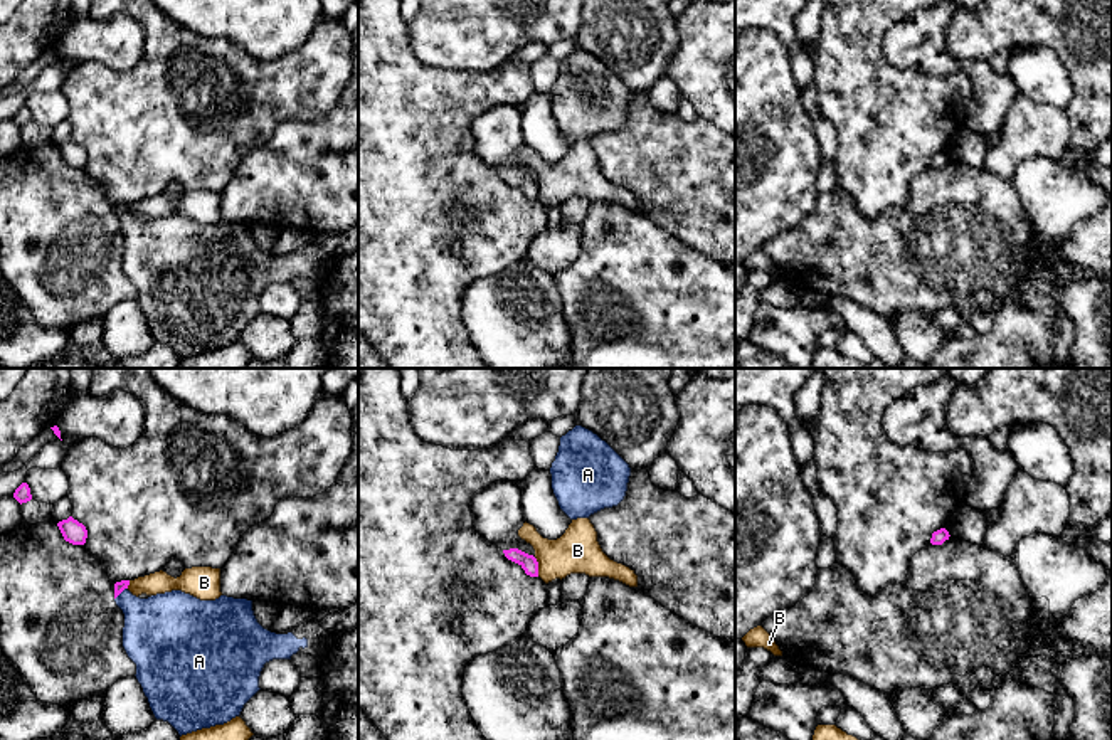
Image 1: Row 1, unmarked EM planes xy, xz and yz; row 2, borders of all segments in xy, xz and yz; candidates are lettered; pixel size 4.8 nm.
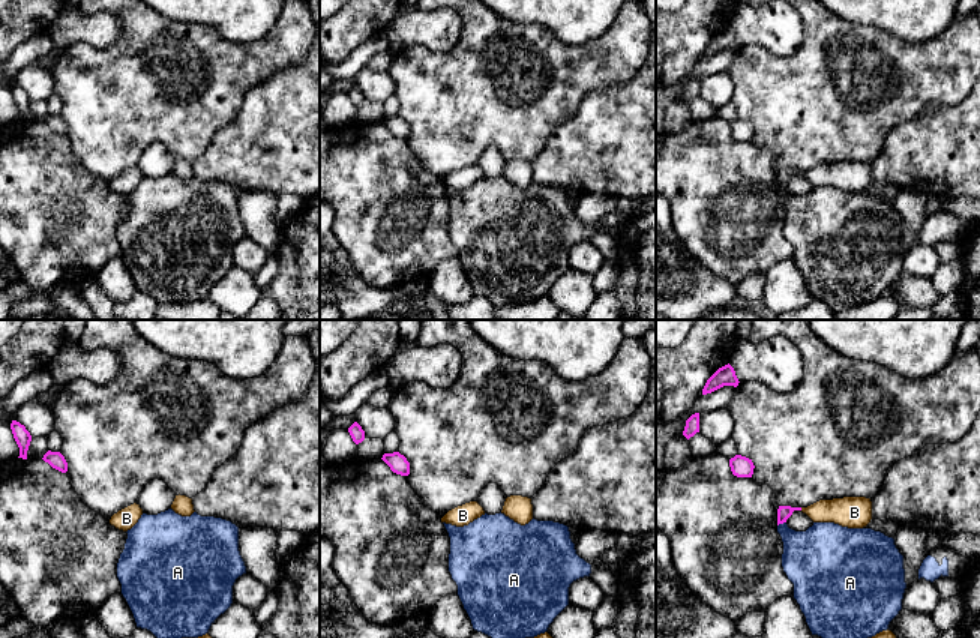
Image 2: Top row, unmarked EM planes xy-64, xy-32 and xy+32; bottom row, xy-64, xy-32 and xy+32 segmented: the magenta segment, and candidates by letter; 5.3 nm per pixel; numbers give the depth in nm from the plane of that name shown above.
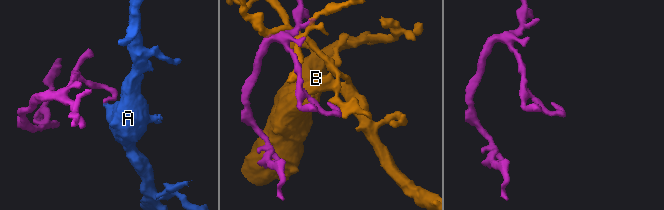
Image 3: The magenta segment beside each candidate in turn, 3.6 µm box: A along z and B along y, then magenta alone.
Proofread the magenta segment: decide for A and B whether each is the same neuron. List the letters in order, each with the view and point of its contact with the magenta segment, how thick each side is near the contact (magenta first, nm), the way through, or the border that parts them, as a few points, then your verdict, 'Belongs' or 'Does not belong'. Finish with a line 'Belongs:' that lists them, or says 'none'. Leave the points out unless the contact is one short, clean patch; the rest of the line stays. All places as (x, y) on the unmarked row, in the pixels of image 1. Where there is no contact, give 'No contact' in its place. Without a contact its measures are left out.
A: Touches magenta at xy (120, 216). Thickness 50 nm (magenta) against 320 nm. Path across: xy (120, 209), (120, 216), (157, 253). Belongs
B: Touches magenta at xz (537, 190). Thickness 80 nm (magenta) against 220 nm. Does not belong
Belongs: A

